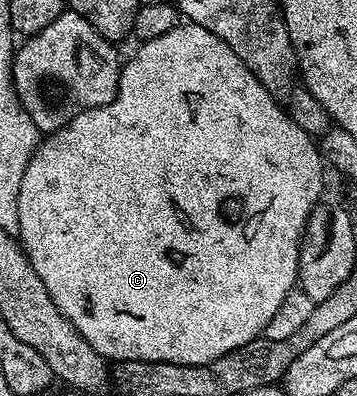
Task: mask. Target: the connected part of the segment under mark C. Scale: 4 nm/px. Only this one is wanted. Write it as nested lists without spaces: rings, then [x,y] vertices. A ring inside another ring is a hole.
[[[179,22],[172,30],[168,30],[168,34],[160,34],[160,38],[145,41],[141,47],[142,49],[139,50],[135,60],[125,61],[122,64],[122,77],[118,79],[118,93],[112,102],[82,112],[72,122],[68,122],[68,126],[64,126],[58,132],[49,133],[39,143],[37,150],[34,151],[28,162],[28,170],[24,170],[24,178],[20,180],[16,236],[23,249],[28,253],[30,264],[36,270],[36,274],[40,274],[40,282],[44,282],[44,290],[48,290],[50,300],[60,310],[60,314],[64,314],[64,318],[81,334],[84,342],[88,342],[88,346],[92,346],[92,350],[96,350],[96,354],[100,354],[108,362],[143,360],[144,362],[172,362],[173,364],[207,364],[248,342],[259,339],[265,333],[268,322],[272,322],[276,310],[280,310],[280,304],[284,302],[284,298],[288,298],[288,294],[295,291],[298,284],[300,241],[307,235],[310,218],[323,199],[322,168],[324,169],[324,161],[315,137],[311,136],[309,132],[300,130],[300,126],[296,126],[296,122],[292,122],[290,113],[286,111],[285,107],[274,101],[276,99],[275,93],[269,92],[260,82],[260,78],[256,78],[256,74],[252,74],[252,70],[248,70],[248,66],[244,66],[244,62],[240,62],[236,50],[232,50],[232,46],[228,46],[228,42],[224,42],[212,30],[199,24]]]

